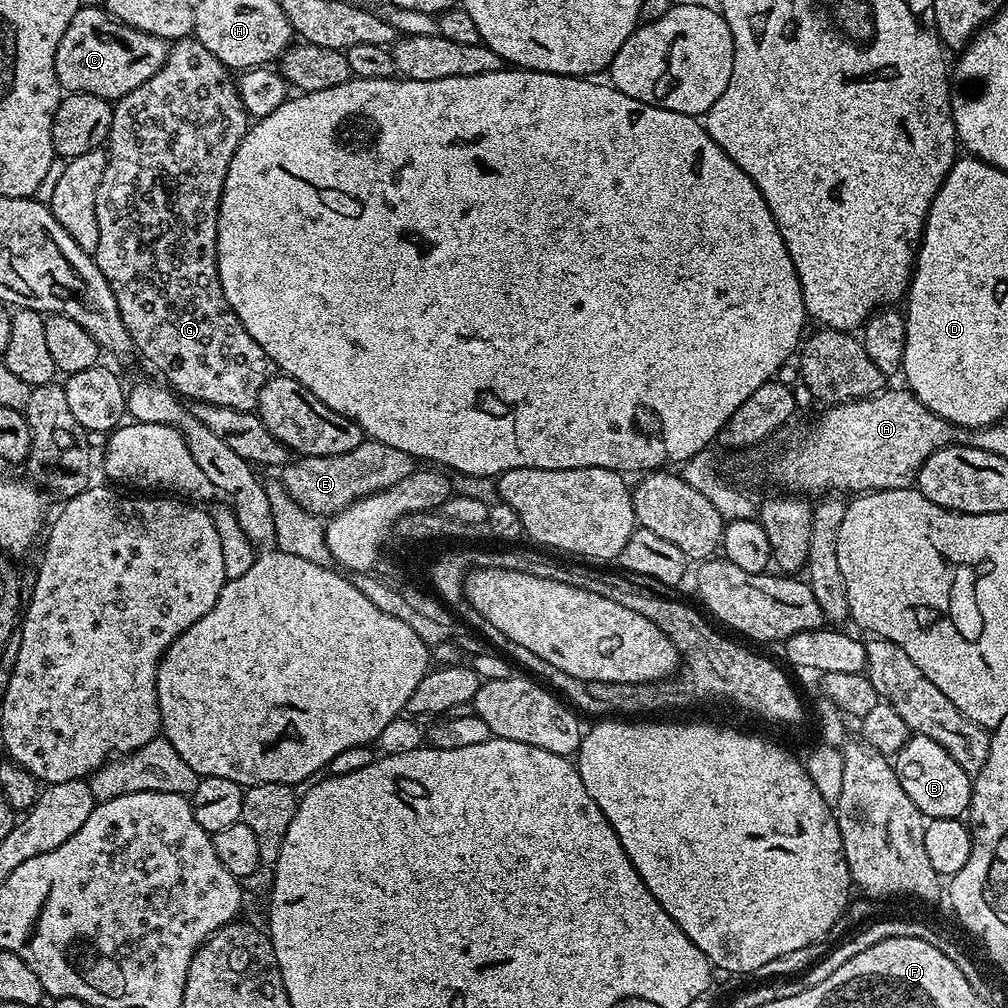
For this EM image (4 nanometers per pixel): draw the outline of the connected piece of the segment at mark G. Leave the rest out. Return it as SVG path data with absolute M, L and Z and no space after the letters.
M194 38L177 40L169 47L166 62L160 67L158 74L154 74L154 78L142 82L138 90L130 90L130 94L113 103L102 182L98 182L98 194L94 202L98 218L98 250L94 253L94 259L118 302L118 314L130 334L133 349L137 353L140 351L165 376L163 379L170 385L172 392L179 394L185 401L201 400L207 404L230 406L243 412L255 409L262 386L266 386L266 382L274 375L274 365L266 350L262 350L262 346L258 346L258 342L254 342L254 338L246 334L238 314L234 314L234 310L226 302L226 294L222 294L216 261L216 231L226 170L230 166L230 158L234 158L234 150L238 150L249 127L249 114L244 108L237 81L229 68L218 62L218 58L210 54L210 50L202 46L202 42Z

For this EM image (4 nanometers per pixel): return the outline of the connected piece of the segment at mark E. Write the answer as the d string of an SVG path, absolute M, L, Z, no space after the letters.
M365 438L354 450L346 450L346 454L330 454L329 456L302 456L289 459L283 468L279 469L278 479L280 485L287 490L290 498L302 510L321 518L331 518L337 512L348 507L362 496L372 495L374 492L384 491L402 478L409 477L410 473L418 468L416 457L406 454L406 450L394 450L394 446L386 446L386 442L378 442Z

